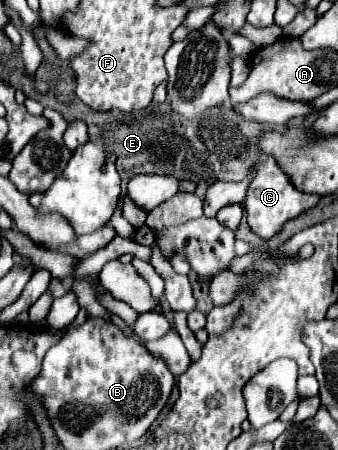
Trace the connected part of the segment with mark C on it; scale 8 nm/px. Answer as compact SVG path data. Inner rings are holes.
M267 155L255 169L255 177L249 183L249 193L245 197L245 205L247 205L247 221L251 225L251 229L263 237L269 239L273 237L277 231L281 231L281 225L285 225L289 219L299 217L303 211L315 207L319 203L319 195L311 195L311 193L303 193L297 191L291 183L291 177L279 167L279 163L275 161L275 157Z

